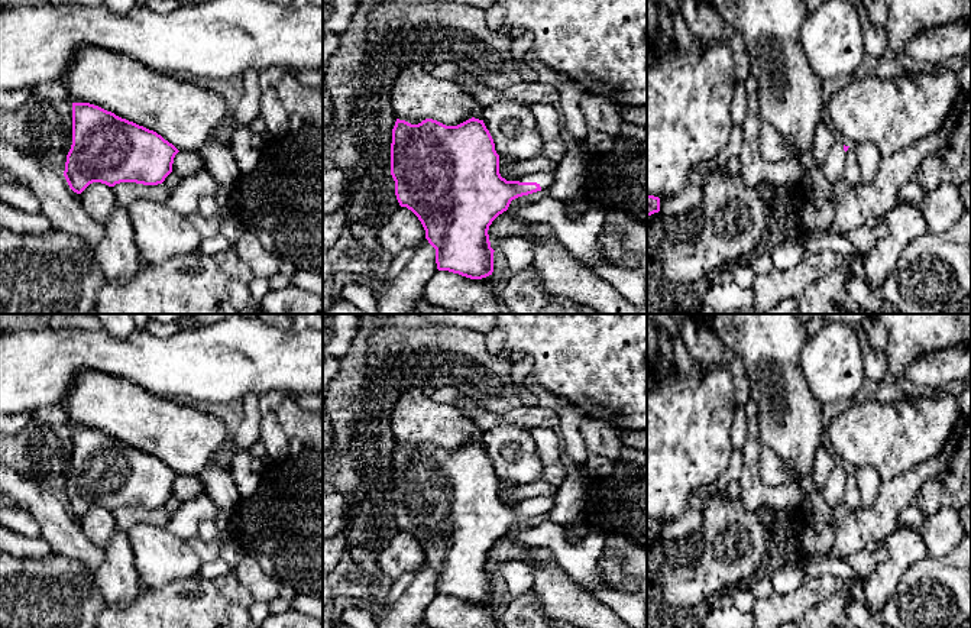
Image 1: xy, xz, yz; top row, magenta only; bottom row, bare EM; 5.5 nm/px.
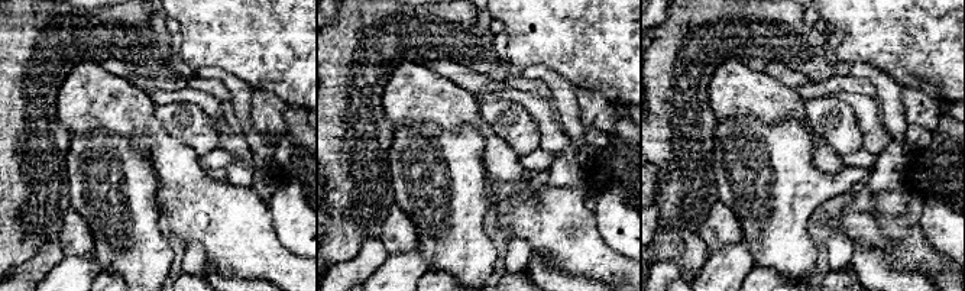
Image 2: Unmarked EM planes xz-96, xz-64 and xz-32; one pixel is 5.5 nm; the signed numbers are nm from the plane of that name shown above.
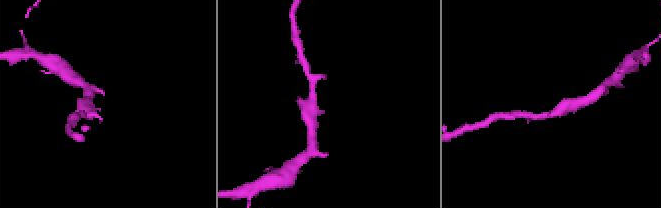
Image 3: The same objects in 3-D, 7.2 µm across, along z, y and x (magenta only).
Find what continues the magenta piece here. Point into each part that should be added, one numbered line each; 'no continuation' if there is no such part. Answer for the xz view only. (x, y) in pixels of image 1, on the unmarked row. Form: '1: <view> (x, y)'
1: xz (546, 504)

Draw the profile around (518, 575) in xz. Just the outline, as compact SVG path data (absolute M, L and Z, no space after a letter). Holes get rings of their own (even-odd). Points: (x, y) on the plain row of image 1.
M508 561L502 566L491 567L491 572L505 579L512 598L520 598L533 590L535 583L534 572L525 561Z

